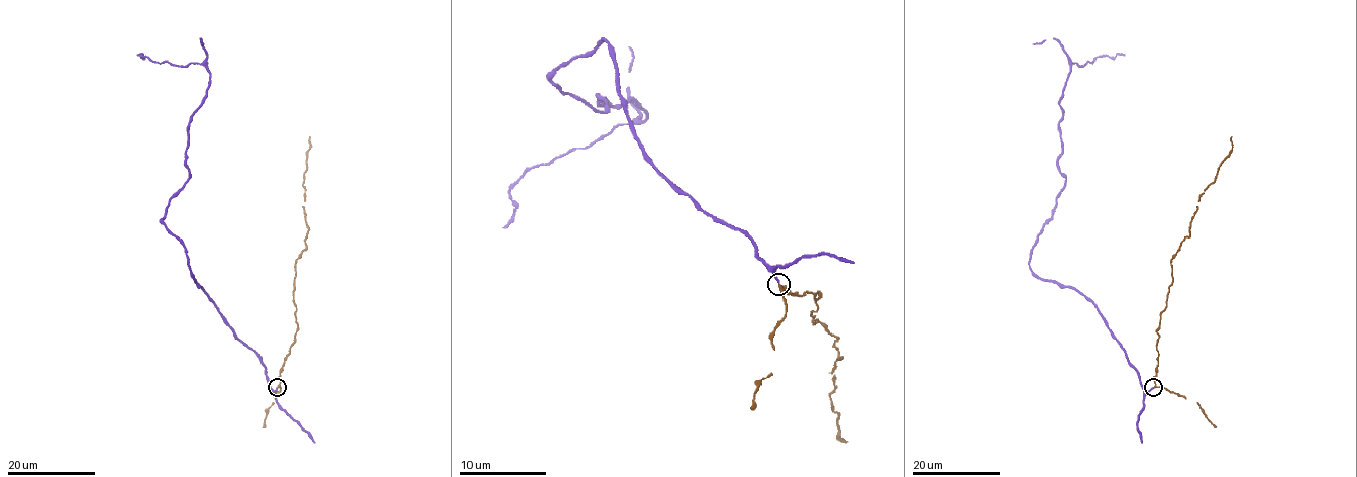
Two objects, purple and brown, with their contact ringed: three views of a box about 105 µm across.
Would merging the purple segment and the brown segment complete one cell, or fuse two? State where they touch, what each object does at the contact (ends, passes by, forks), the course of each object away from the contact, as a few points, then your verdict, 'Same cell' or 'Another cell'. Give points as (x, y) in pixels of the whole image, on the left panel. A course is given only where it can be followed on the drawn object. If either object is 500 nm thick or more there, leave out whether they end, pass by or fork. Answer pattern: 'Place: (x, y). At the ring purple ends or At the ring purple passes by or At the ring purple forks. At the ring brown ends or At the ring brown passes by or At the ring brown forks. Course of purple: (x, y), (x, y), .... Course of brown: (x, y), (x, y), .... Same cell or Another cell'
Place: (277, 387). At the ring purple ends. At the ring brown passes by. Course of purple: (277, 387), (194, 282), (187, 250), (162, 220), (188, 178), (189, 121), (209, 70), (137, 55). Course of brown: (277, 387), (284, 358), (289, 352), (297, 330), (294, 283), (297, 259), (306, 248), (303, 173), (310, 136). Same cell

